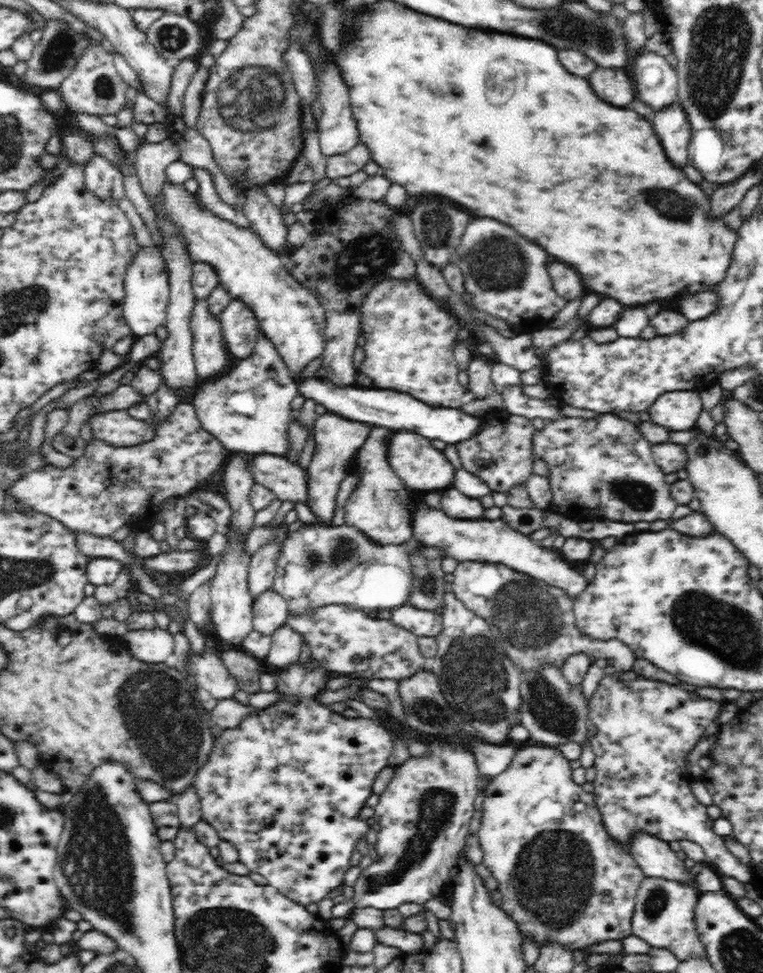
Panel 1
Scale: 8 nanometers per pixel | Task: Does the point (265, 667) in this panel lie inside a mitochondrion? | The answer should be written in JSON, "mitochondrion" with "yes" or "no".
{"mitochondrion":"no"}

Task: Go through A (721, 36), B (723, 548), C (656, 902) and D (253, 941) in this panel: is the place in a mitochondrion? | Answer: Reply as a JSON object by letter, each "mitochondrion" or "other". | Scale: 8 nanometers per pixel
{"A":"mitochondrion","B":"other","C":"mitochondrion","D":"mitochondrion"}

